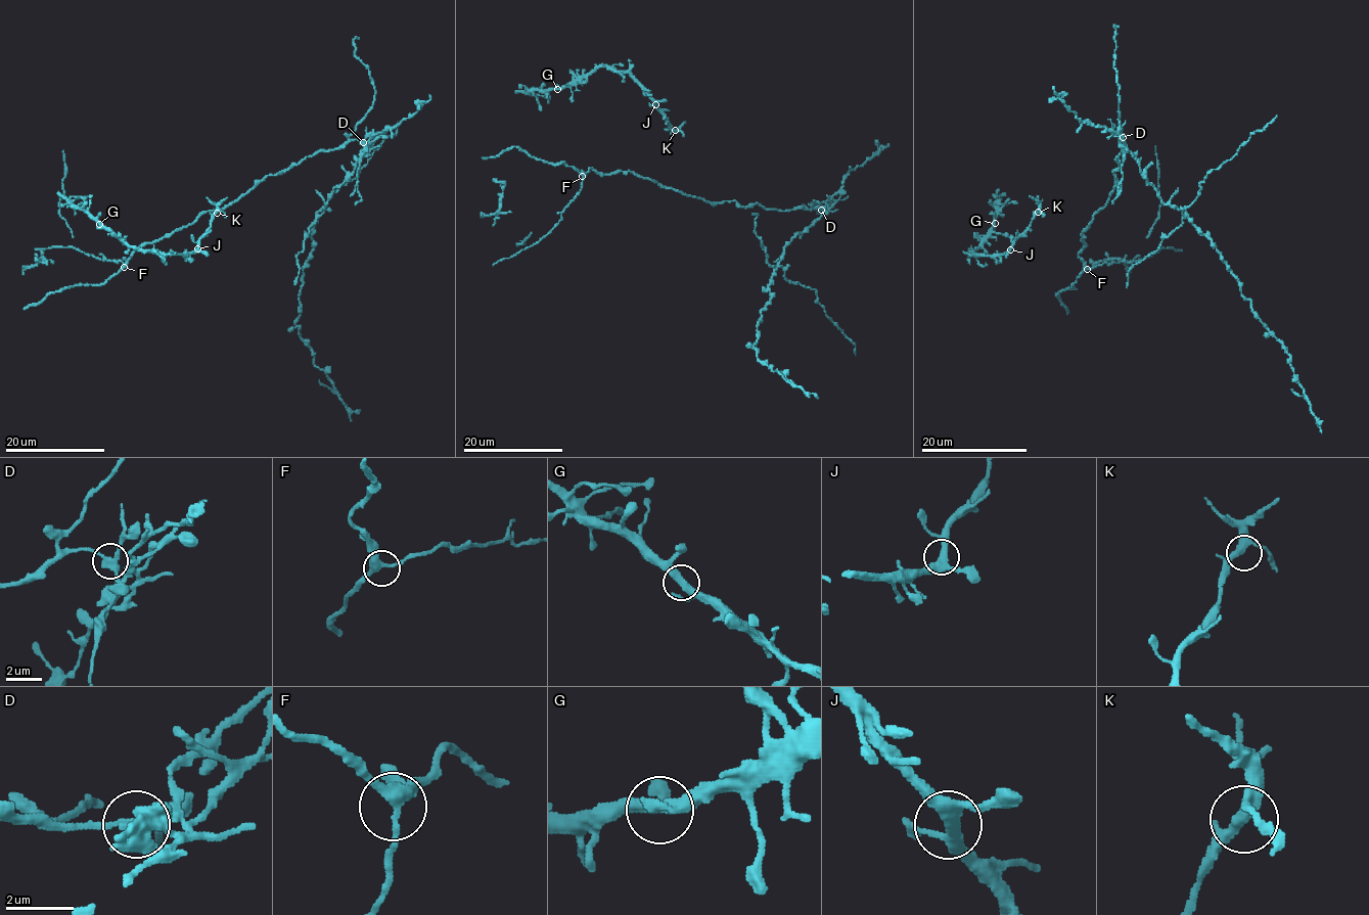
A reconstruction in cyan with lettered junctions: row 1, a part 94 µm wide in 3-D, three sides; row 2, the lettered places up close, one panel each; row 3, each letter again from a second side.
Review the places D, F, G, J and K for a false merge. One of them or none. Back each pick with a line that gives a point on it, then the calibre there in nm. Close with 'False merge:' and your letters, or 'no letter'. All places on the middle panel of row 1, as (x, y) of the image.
D: Place: (821, 210). Thickness 280 nm
False merge: D

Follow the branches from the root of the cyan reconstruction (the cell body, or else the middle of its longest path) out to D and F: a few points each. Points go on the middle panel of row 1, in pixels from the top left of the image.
D: (765, 209), (820, 210)
F: (765, 209), (758, 203), (742, 208), (735, 200), (706, 202), (631, 171), (598, 174), (591, 168), (582, 176)

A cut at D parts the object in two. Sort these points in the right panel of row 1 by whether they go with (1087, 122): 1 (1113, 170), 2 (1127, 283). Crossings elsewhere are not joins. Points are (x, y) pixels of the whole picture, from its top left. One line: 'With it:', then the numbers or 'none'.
With it: 2

